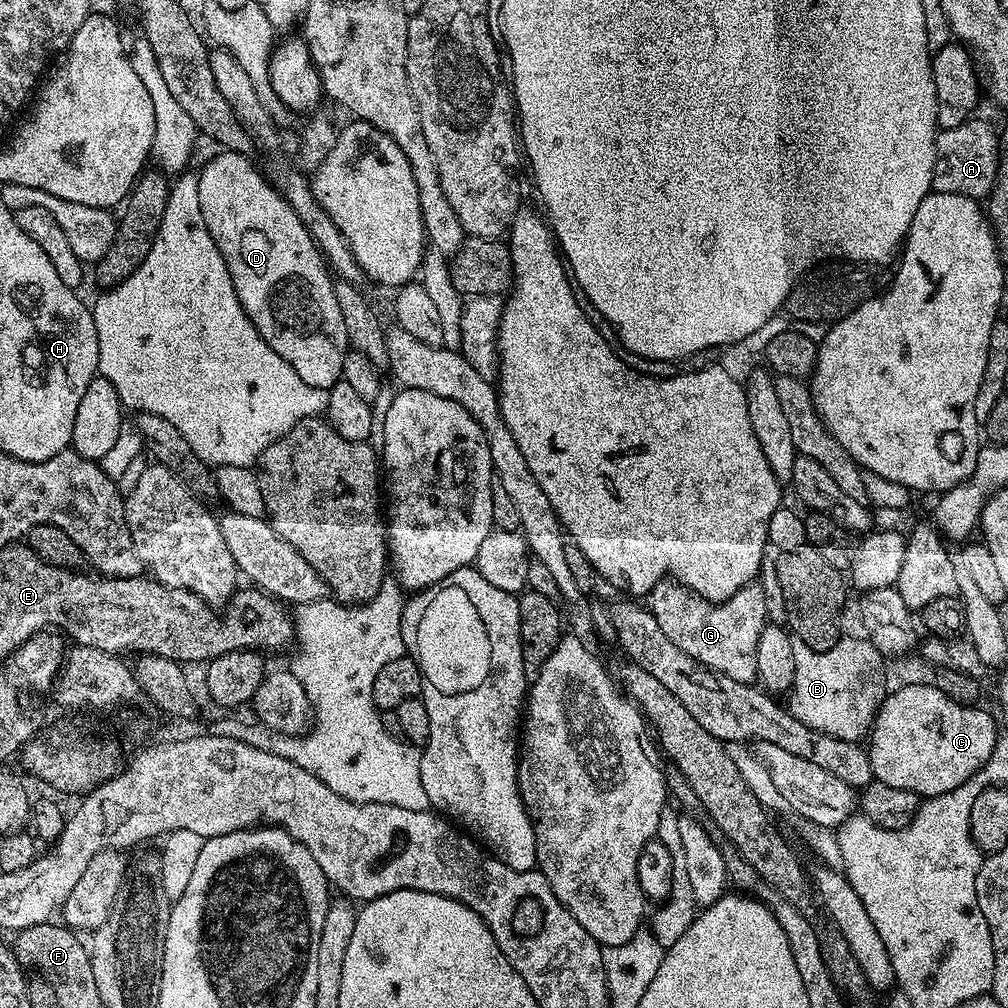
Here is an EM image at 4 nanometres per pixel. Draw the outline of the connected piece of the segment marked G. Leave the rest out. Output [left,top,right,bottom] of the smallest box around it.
[646,578,767,684]

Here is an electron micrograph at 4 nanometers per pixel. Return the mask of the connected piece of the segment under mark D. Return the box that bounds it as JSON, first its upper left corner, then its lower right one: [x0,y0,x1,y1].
[198,150,350,389]

